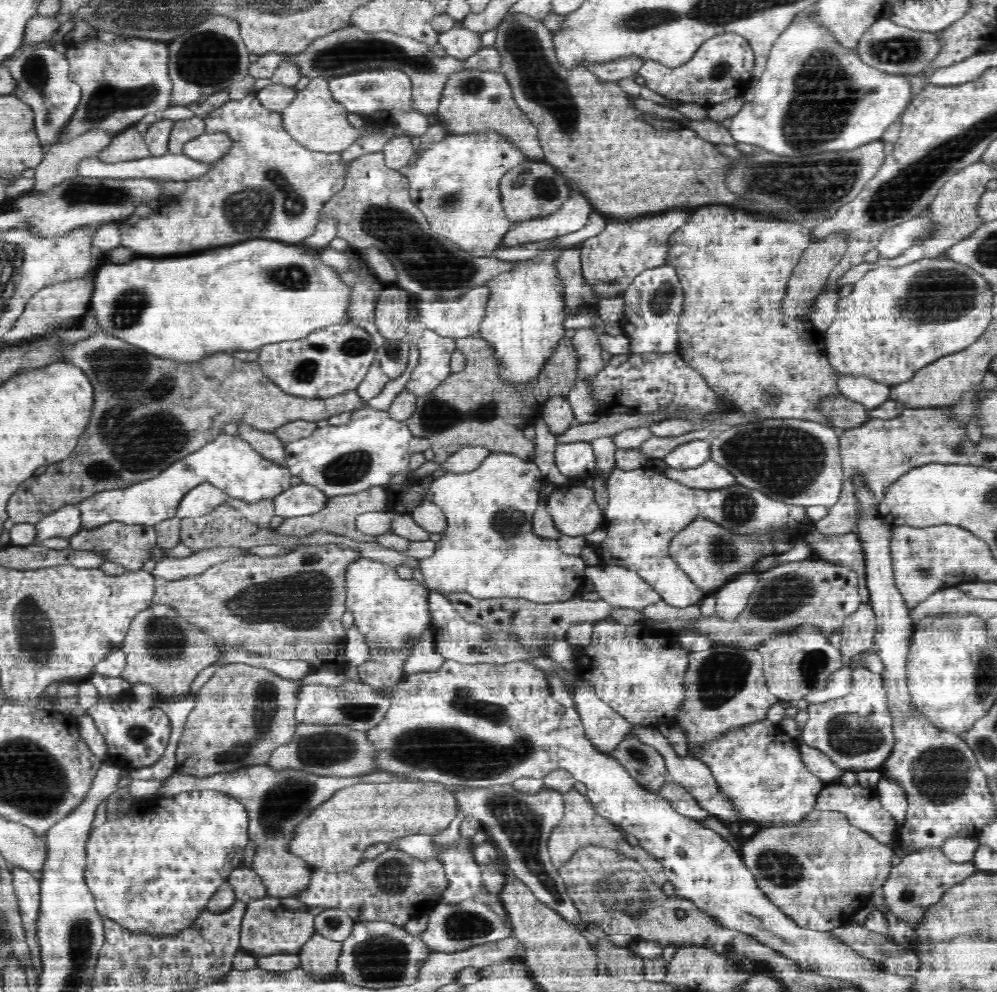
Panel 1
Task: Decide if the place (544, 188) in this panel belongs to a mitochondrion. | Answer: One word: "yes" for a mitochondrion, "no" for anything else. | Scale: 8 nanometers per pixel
yes

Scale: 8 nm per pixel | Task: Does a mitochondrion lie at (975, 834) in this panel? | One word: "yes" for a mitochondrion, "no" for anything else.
no

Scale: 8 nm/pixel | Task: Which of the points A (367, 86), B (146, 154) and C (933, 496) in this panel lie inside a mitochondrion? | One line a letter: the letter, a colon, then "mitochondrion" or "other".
A: mitochondrion
B: other
C: other

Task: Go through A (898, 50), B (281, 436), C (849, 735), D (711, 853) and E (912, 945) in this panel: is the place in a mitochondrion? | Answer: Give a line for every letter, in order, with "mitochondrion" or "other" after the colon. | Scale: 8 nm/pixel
A: mitochondrion
B: other
C: mitochondrion
D: other
E: other

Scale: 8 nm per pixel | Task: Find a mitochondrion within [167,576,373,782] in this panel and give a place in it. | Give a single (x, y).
(265, 720)

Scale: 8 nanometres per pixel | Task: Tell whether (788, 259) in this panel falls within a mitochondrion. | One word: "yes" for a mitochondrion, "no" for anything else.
no

